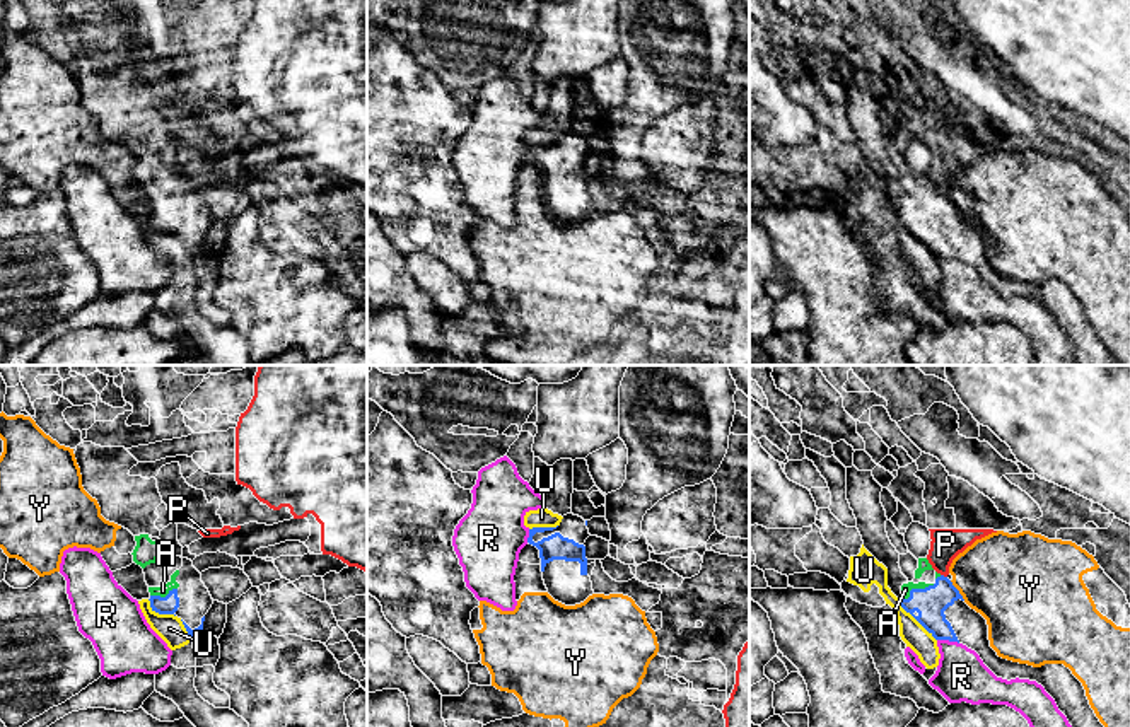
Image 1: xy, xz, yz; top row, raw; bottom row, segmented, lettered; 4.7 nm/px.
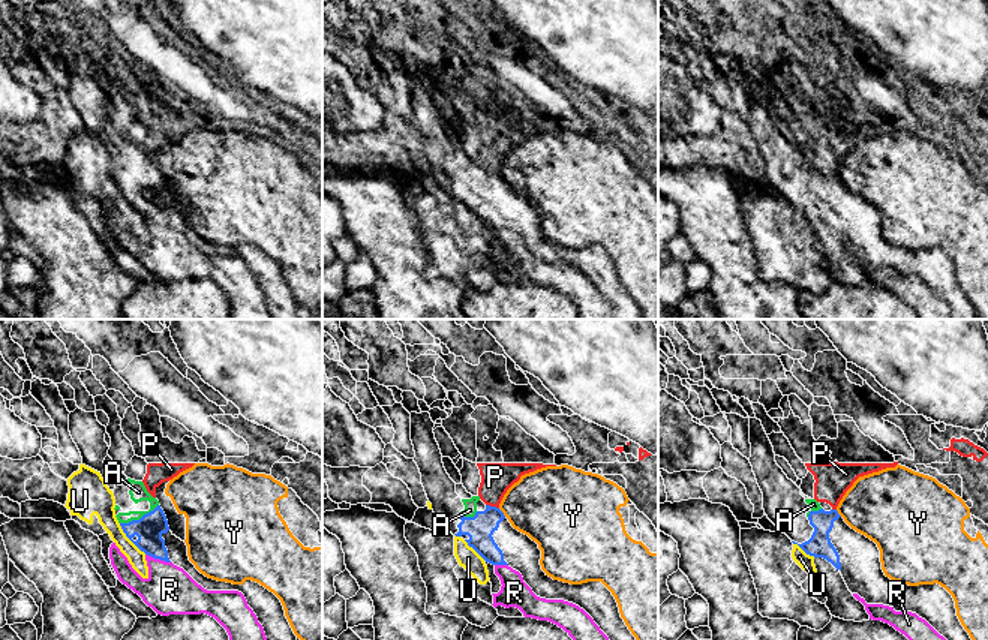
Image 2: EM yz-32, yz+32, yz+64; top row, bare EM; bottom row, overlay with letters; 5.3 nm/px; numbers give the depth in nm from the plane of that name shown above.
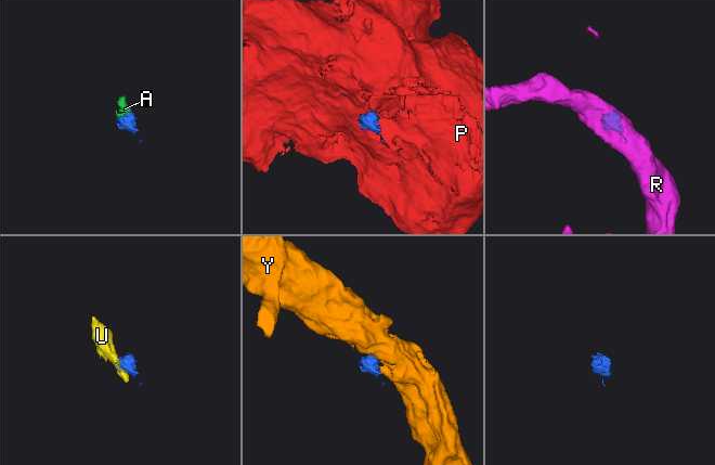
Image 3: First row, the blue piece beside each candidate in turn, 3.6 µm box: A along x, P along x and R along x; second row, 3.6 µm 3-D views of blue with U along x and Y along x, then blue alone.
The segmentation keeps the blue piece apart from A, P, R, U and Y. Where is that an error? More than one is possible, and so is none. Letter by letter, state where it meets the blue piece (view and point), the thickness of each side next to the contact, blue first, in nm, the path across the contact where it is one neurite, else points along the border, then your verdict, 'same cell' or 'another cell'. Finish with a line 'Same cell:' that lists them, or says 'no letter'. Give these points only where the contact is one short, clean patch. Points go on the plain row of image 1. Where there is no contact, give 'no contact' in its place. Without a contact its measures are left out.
A: yz (915, 207) | 150/50 nm | across yz (931, 221), (915, 207), (905, 207) | same cell
P: yz (943, 193) | 150/150 nm | along yz (941, 191), (946, 195) | another cell
R: yz (948, 256) | 150/240 nm | along yz (937, 256), (958, 261) | another cell
U: yz (915, 236) | 150/120 nm | along yz (898, 217), (936, 258) | another cell
Y: yz (958, 209) | 150/440 nm | another cell
Same cell: A

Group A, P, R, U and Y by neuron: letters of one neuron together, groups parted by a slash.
A / P / R / U / Y

